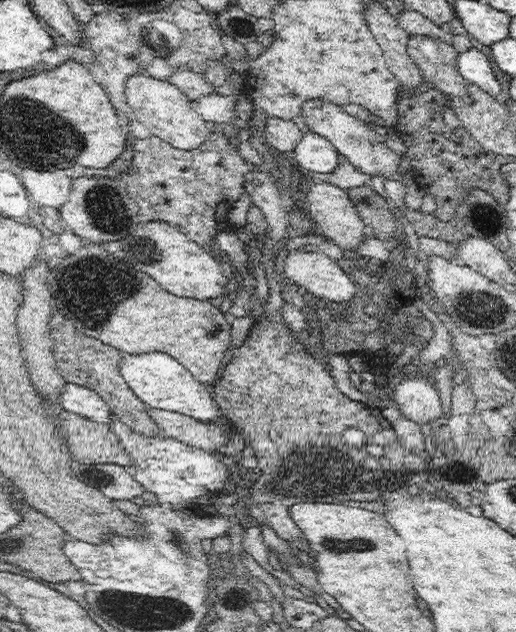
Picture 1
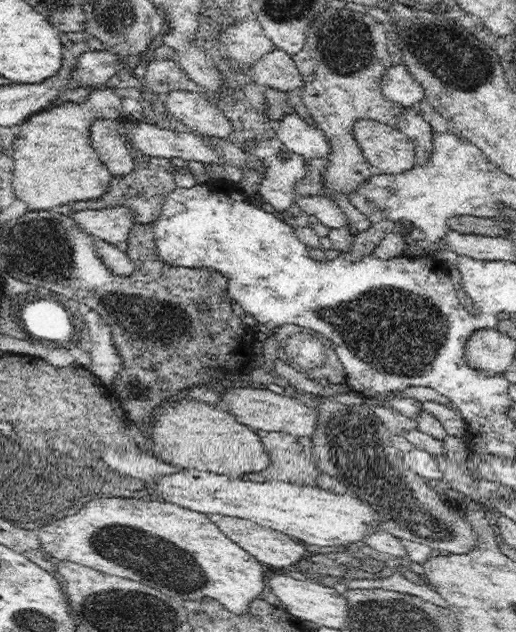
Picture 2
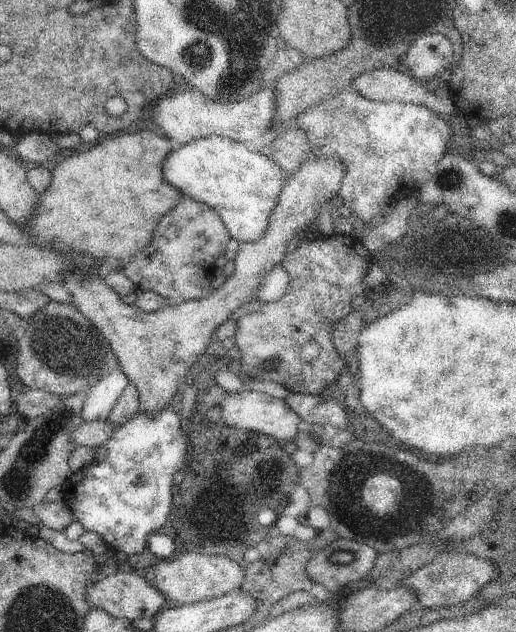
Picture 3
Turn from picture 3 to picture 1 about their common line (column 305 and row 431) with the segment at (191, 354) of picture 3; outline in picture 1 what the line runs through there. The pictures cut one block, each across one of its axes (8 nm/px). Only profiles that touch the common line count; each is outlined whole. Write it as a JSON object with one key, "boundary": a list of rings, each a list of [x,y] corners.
{"boundary":[[[148,406],[148,416],[152,422],[160,428],[160,434],[164,438],[176,438],[180,442],[186,442],[192,448],[202,448],[208,452],[214,452],[224,446],[228,440],[226,428],[222,428],[218,422],[200,422],[192,416],[178,414],[172,410],[160,410]]]}

